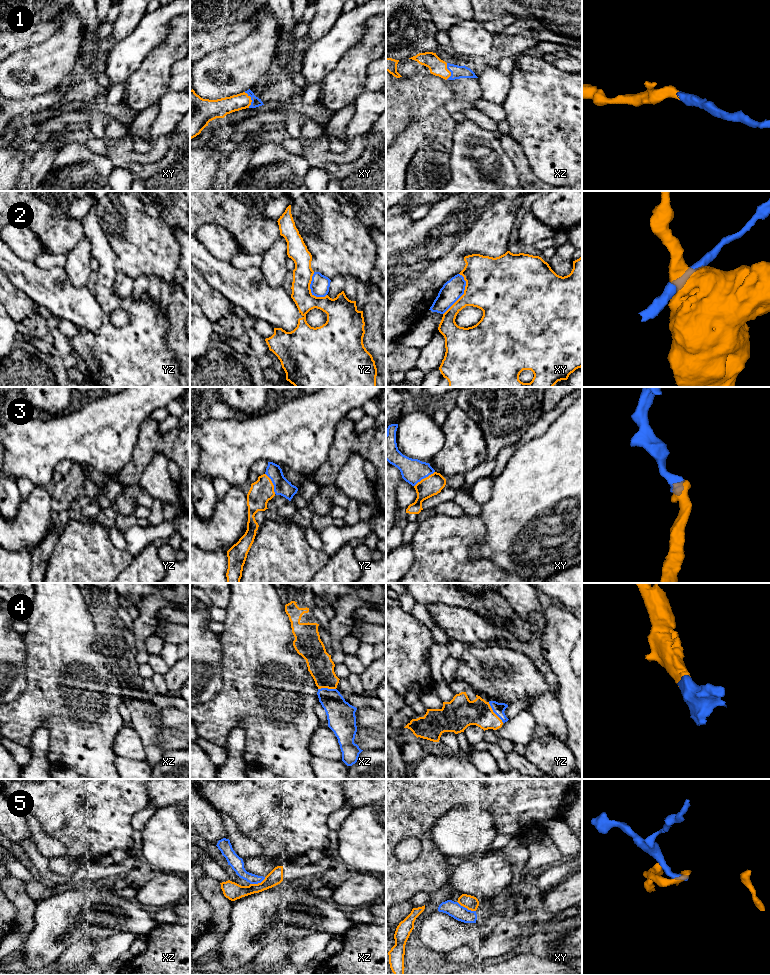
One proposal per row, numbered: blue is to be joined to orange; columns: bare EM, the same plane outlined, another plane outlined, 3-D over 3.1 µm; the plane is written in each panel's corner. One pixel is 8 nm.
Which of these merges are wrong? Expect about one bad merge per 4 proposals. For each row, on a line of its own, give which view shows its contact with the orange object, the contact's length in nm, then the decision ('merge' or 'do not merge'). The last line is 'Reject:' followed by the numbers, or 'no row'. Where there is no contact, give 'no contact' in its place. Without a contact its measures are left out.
1: contact in xy; length 130 nm; merge
2: contact in xy; length 360 nm; do not merge
3: contact in xy; length 200 nm; merge
4: contact in yz; length 200 nm; merge
5: contact in xy; length 170 nm; do not merge
Reject: 2, 5

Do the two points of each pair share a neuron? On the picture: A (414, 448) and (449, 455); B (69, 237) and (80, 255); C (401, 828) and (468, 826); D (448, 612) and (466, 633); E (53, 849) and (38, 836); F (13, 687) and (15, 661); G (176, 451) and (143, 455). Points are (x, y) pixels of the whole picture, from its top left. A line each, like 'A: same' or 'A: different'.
A: different
B: different
C: different
D: same
E: same
F: same
G: same

